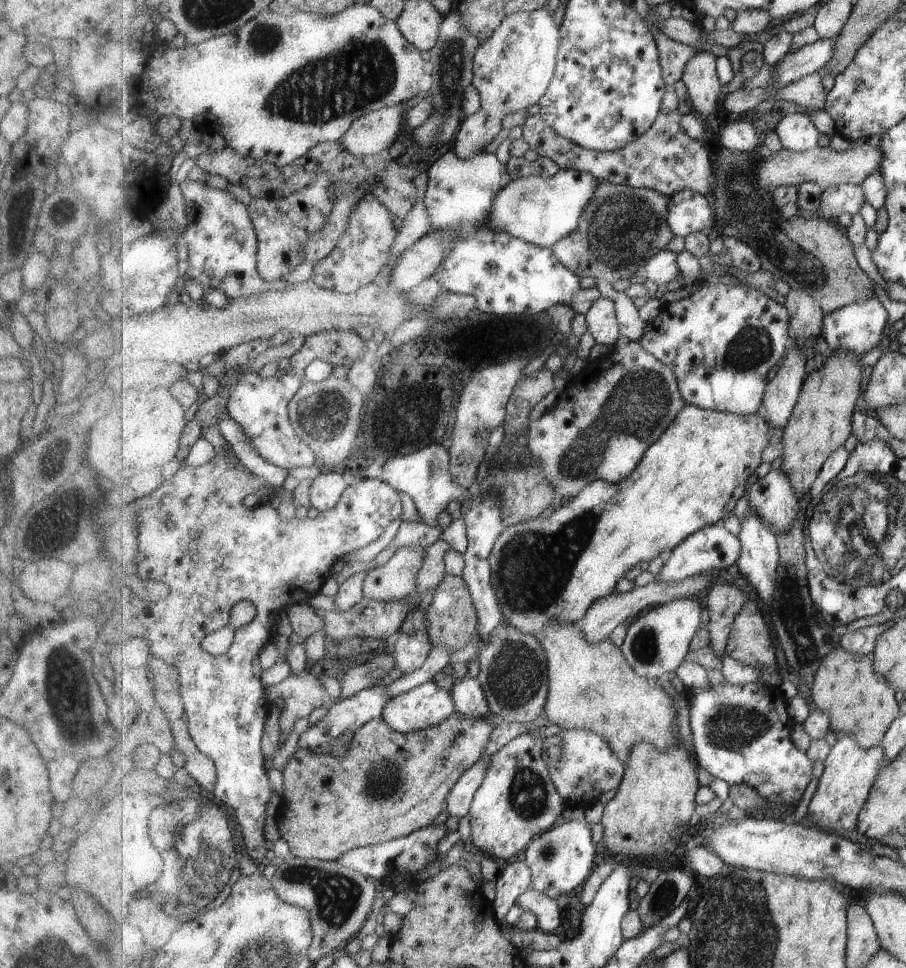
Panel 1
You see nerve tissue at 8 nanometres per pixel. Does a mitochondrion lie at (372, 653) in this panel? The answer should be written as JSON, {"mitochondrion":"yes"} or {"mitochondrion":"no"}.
{"mitochondrion":"no"}

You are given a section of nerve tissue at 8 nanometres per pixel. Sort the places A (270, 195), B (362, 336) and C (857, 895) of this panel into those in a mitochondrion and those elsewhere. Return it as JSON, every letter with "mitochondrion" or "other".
{"A":"other","B":"other","C":"other"}

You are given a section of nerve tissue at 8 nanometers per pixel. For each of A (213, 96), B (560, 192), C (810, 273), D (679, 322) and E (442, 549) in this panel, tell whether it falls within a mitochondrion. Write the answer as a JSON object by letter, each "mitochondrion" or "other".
{"A":"other","B":"other","C":"mitochondrion","D":"other","E":"other"}

